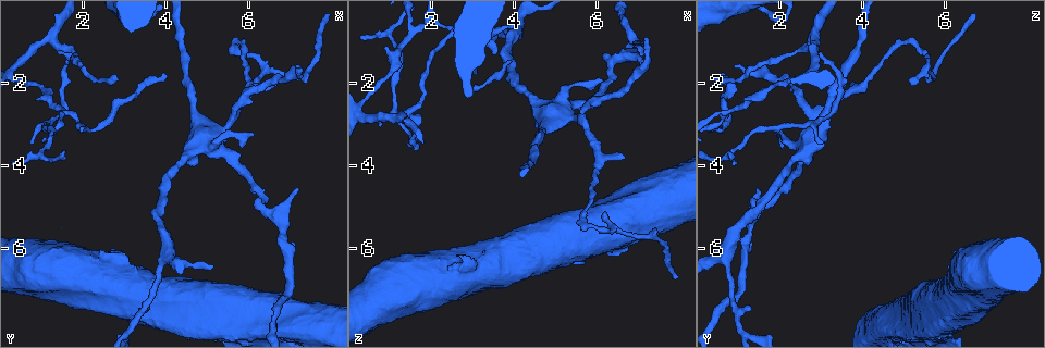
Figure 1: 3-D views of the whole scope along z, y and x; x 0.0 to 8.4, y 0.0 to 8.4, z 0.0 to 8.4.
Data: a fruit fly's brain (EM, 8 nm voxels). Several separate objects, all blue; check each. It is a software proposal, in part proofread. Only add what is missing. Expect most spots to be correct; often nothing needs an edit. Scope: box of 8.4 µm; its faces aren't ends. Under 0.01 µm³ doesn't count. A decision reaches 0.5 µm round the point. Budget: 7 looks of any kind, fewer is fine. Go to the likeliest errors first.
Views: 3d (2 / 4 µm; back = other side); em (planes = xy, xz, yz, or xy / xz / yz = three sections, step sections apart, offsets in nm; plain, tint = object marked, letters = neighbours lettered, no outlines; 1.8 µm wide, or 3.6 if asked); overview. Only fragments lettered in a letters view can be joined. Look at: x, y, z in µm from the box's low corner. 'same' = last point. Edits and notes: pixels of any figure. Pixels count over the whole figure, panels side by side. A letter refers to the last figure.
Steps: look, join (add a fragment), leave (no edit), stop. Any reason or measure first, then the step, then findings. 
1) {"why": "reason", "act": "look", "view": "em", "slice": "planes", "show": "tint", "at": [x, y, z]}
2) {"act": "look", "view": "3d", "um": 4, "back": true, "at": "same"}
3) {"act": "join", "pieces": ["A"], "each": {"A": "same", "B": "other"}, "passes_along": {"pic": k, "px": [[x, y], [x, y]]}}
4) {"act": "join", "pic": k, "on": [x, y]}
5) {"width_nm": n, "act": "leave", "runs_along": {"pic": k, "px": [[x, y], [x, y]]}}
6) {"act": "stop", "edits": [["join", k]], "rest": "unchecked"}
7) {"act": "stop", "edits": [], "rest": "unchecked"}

{"why": "free end", "act": "look", "view": "em", "slice": "planes", "show": "letters", "at": [7.20, 1.65, 0.85]}

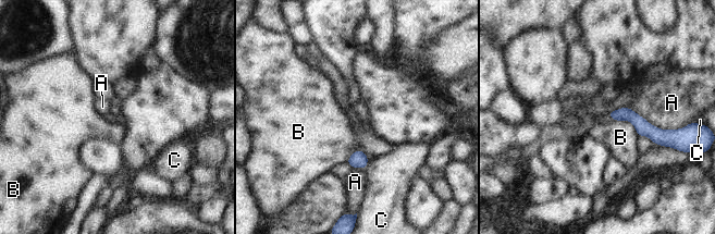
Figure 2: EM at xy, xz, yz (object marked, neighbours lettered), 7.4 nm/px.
{"act": "leave", "each": {"A": "other", "B": "other", "C": "other"}, "runs_along": {"pic": 2, "px": [[612, 113], [631, 115], [663, 140]]}, "found": "no lettered fragment goes on from it"}

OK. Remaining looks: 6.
{"why": "tapers out", "act": "look", "view": "3d", "um": 4, "at": [6.15, 3.25, 1.95]}

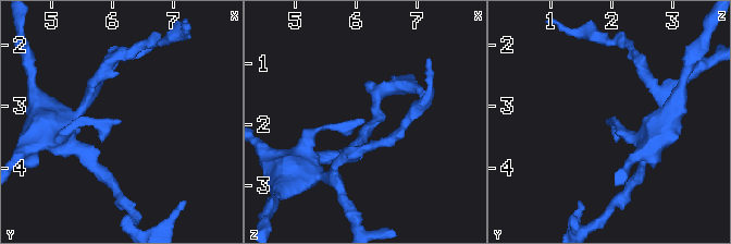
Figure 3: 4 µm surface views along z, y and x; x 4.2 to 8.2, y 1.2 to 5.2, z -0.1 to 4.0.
{"why": "now the EM", "act": "look", "view": "em", "slice": "planes", "show": "letters", "at": [6.10, 3.30, 1.95]}

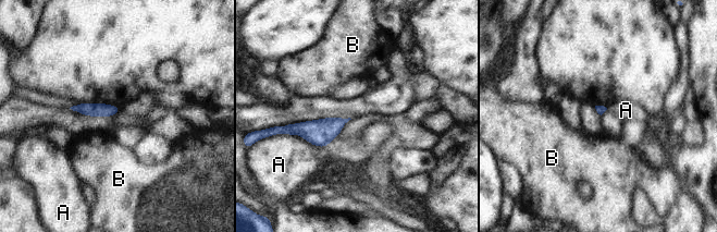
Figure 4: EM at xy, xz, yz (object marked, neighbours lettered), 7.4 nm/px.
{"act": "leave", "each": {"A": "other", "B": "other"}, "border": {"pic": 4, "px": [[337, 135], [324, 146], [306, 142]]}, "found": "none of them fits"}

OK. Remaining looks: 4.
{"why": "branch stops here", "act": "look", "view": "3d", "um": 2, "at": [7.20, 4.55, 1.50]}

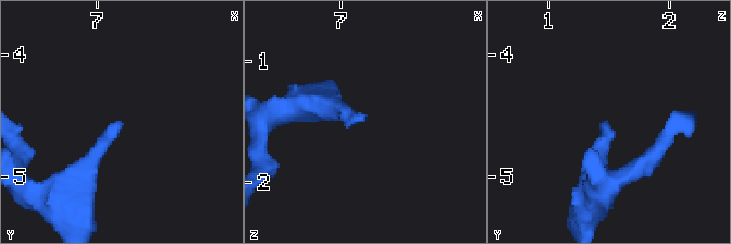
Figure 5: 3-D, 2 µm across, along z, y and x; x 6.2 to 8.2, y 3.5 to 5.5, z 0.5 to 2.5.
{"act": "look", "view": "em", "slice": "planes", "show": "plain", "at": [7.16, 4.52, 1.46]}

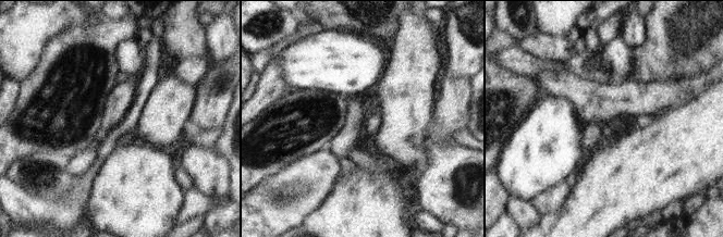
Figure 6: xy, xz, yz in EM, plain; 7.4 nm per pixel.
{"act": "look", "view": "em", "slice": "planes", "show": "letters", "at": "same"}

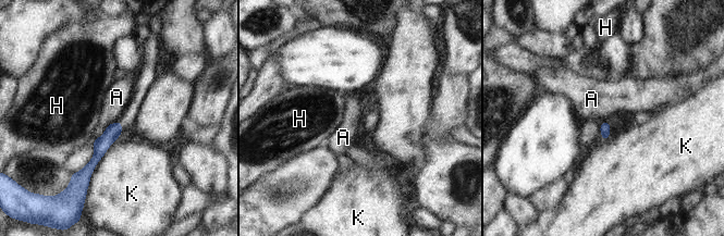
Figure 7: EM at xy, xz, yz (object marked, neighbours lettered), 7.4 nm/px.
{"act": "leave", "each": {"A": "other", "H": "other", "K": "other"}, "border": {"pic": 7, "px": [[118, 120], [106, 127]]}, "found": "none of them fits"}

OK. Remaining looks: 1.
{"act": "stop", "edits": [], "rest": "unchecked"}

